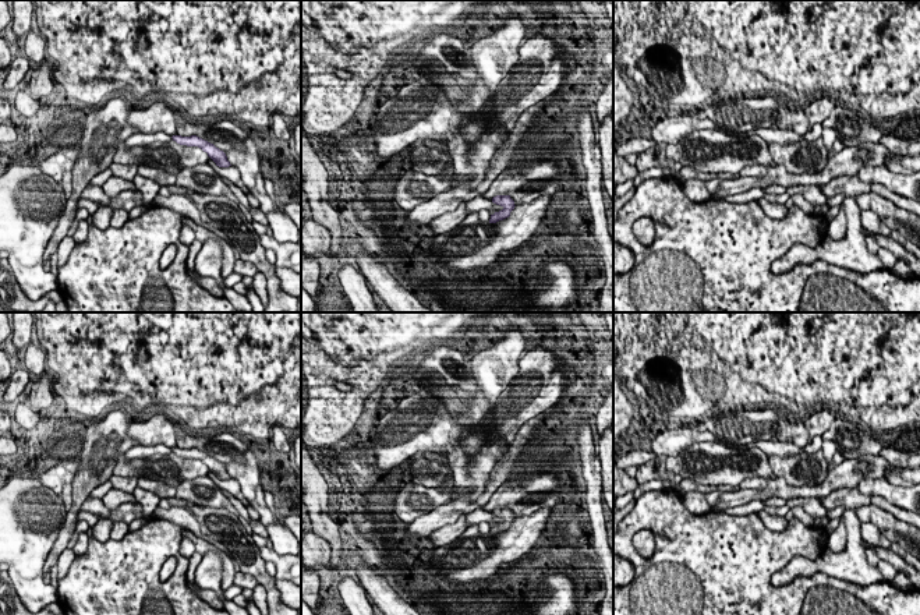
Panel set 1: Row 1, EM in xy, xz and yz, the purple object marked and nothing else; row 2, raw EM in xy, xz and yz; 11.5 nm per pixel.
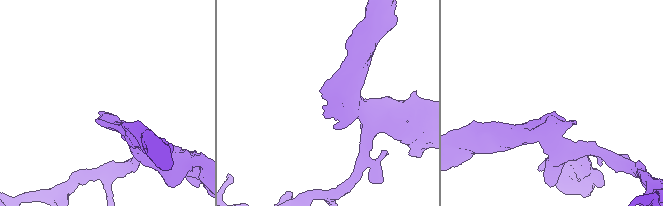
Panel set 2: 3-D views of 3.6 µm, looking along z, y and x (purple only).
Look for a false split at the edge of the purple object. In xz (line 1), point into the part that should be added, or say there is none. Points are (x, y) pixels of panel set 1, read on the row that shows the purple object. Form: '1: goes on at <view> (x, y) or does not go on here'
1: goes on at xz (480, 202)

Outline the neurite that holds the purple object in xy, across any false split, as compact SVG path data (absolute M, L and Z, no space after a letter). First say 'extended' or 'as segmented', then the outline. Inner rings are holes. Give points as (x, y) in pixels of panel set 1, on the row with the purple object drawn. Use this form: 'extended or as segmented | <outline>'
as segmented | M173 135L173 141L176 141L180 145L187 145L187 146L198 146L204 152L208 153L208 156L216 163L219 167L229 167L231 166L230 162L227 160L227 156L223 151L216 148L213 144L197 137L181 137L181 135Z

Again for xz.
extended | M484 194L477 195L471 201L466 202L466 213L471 215L481 209L489 209L493 205L500 205L503 209L491 215L489 223L496 223L510 216L510 212L514 209L514 201L510 195L496 195L492 199L484 197Z

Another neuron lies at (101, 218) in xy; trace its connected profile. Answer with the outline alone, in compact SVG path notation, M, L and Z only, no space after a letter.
M102 205L92 215L92 225L95 225L99 230L106 230L107 227L110 227L112 216L113 209L110 206Z

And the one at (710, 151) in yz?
M700 130L683 137L677 144L668 144L666 156L682 166L691 166L704 173L740 173L746 166L762 165L775 166L771 158L768 142L758 135L739 137L726 131Z

